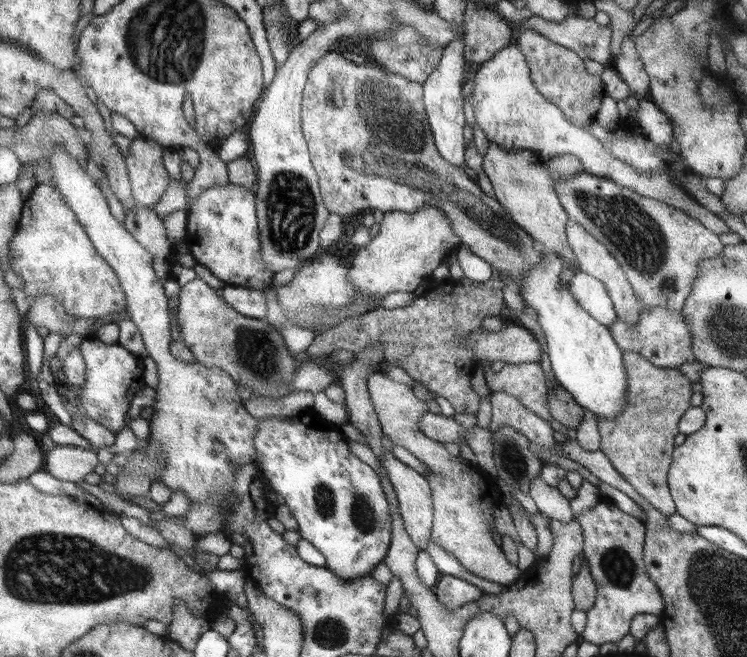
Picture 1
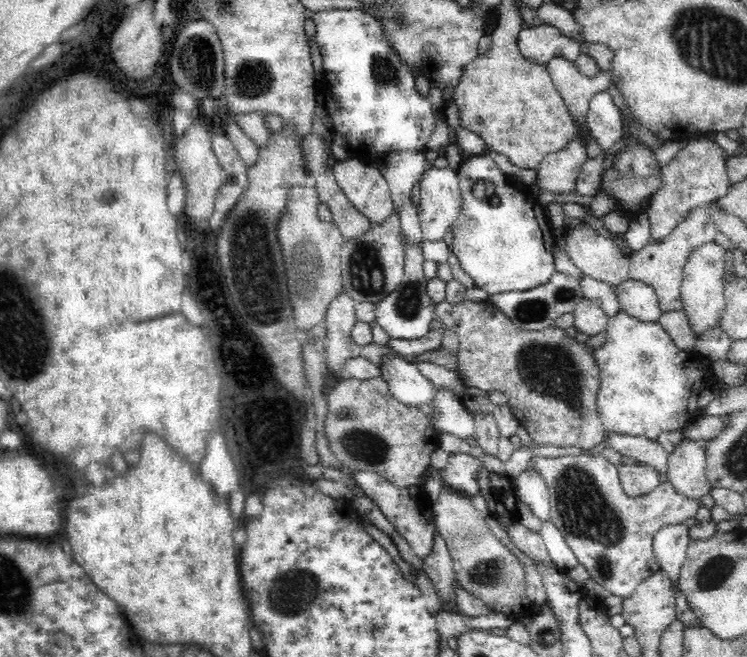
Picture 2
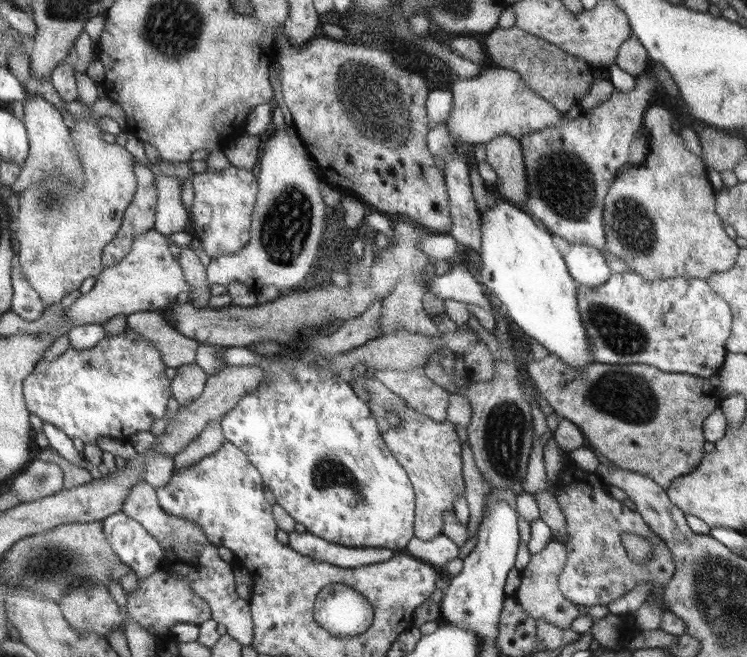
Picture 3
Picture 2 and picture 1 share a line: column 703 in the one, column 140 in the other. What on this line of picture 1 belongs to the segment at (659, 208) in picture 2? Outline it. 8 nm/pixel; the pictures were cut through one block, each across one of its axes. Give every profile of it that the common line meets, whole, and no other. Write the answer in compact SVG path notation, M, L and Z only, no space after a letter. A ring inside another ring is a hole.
M137 136L133 138L125 154L131 194L137 206L155 208L155 204L163 198L165 190L169 188L171 180L161 160L163 150L165 148L161 144Z

